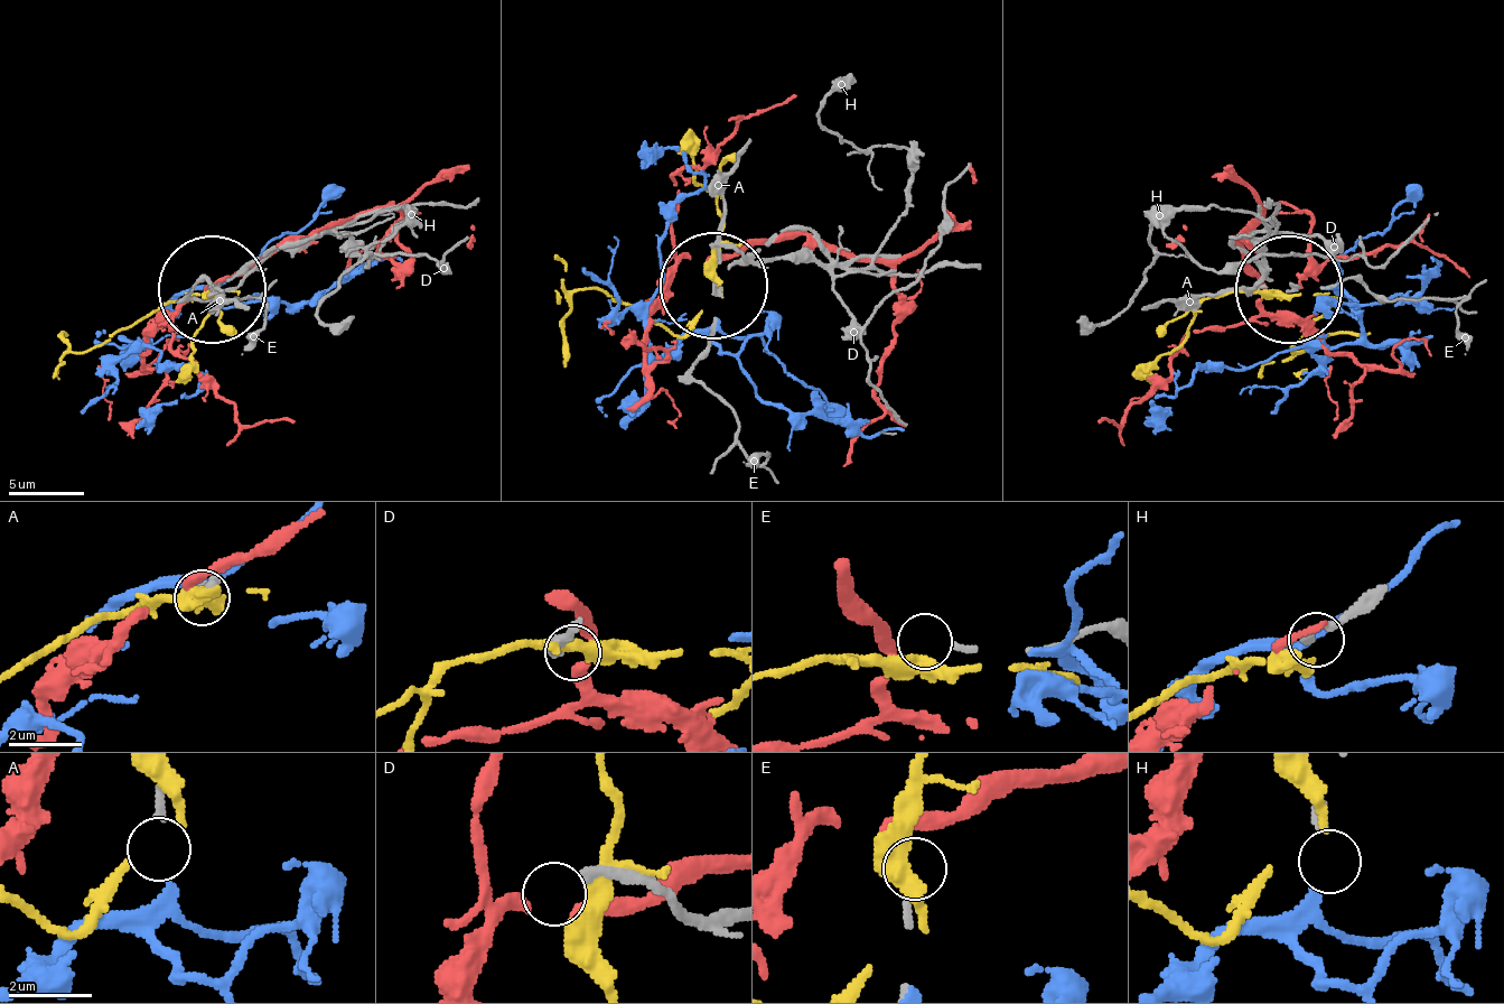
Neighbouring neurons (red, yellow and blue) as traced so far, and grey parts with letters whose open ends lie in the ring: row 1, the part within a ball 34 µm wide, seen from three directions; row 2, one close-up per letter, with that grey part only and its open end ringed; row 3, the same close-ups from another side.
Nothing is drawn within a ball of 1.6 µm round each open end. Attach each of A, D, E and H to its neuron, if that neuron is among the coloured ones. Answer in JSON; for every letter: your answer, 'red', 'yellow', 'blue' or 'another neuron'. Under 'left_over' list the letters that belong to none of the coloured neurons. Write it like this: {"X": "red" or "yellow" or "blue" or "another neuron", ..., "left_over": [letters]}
{"A": "another neuron", "D": "another neuron", "E": "another neuron", "H": "blue", "left_over": ["A", "D", "E"]}

